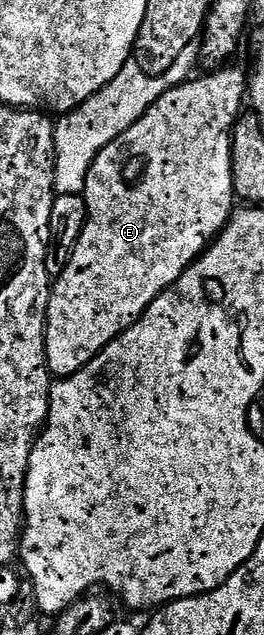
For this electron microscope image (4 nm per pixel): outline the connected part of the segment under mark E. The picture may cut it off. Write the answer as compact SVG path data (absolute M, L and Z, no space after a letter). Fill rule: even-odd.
M223 68L207 73L206 78L195 77L187 80L180 86L173 86L128 132L124 132L108 148L99 152L96 160L90 169L90 175L86 181L84 197L88 208L86 217L86 227L68 260L68 268L64 268L64 276L60 276L52 286L50 291L50 303L46 313L46 365L49 366L51 375L55 379L67 378L80 368L84 368L95 356L102 351L112 340L116 340L133 322L137 322L146 309L151 306L159 296L166 290L173 288L176 280L204 251L206 247L221 234L224 227L230 222L230 215L236 209L236 199L234 196L234 173L232 172L232 144L234 143L234 126L238 123L240 115L243 113L242 98L248 94L248 74L247 71L230 70Z

